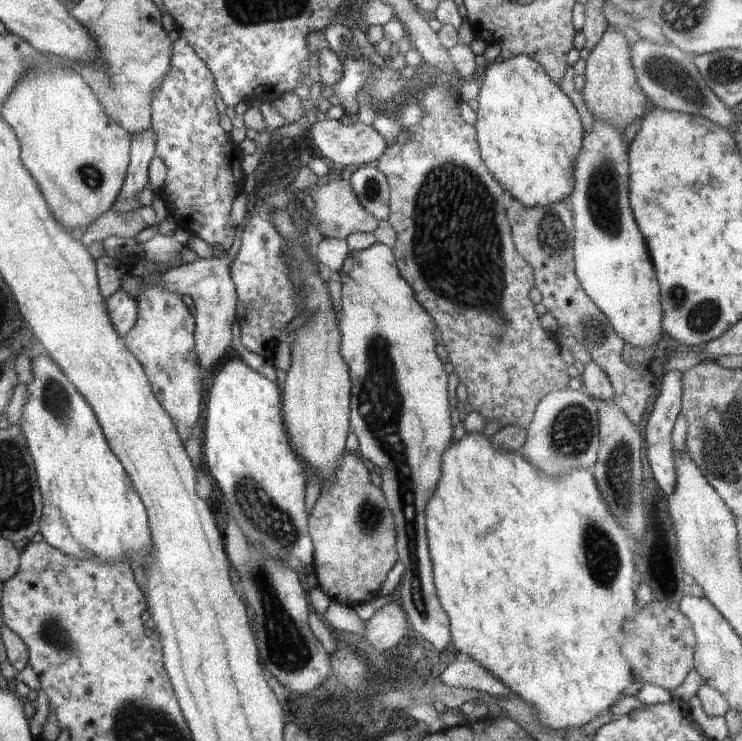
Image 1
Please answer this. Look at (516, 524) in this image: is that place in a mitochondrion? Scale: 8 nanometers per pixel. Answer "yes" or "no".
no

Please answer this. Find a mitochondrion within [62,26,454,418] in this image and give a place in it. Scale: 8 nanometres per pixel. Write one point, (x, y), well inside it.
(89, 173)

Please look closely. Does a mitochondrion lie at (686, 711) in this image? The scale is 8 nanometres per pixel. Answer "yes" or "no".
no

